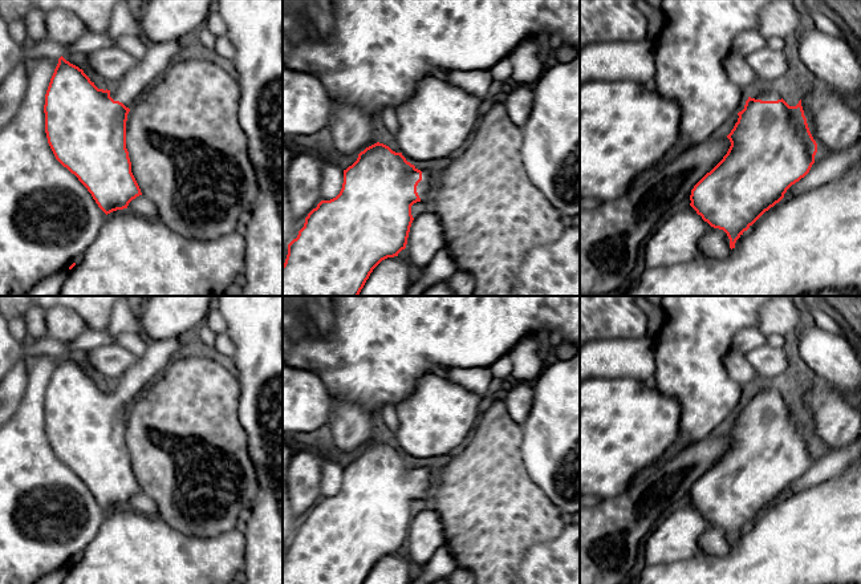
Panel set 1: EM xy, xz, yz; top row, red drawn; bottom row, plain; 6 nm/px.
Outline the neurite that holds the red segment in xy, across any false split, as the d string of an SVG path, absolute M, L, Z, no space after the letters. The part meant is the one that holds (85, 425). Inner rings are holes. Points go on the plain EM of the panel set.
M179 337L149 340L146 353L110 388L98 386L82 366L62 353L58 356L45 392L48 441L56 457L78 475L106 512L127 506L133 496L142 492L126 446L127 411L145 389L162 376L179 346Z

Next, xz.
M374 441L344 467L340 491L321 498L305 515L304 524L288 542L283 584L364 584L373 567L406 546L411 503L432 495L435 476L406 458L402 450Z

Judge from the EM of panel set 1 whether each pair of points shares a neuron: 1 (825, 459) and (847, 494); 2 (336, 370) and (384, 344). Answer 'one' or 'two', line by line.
1: two
2: one

